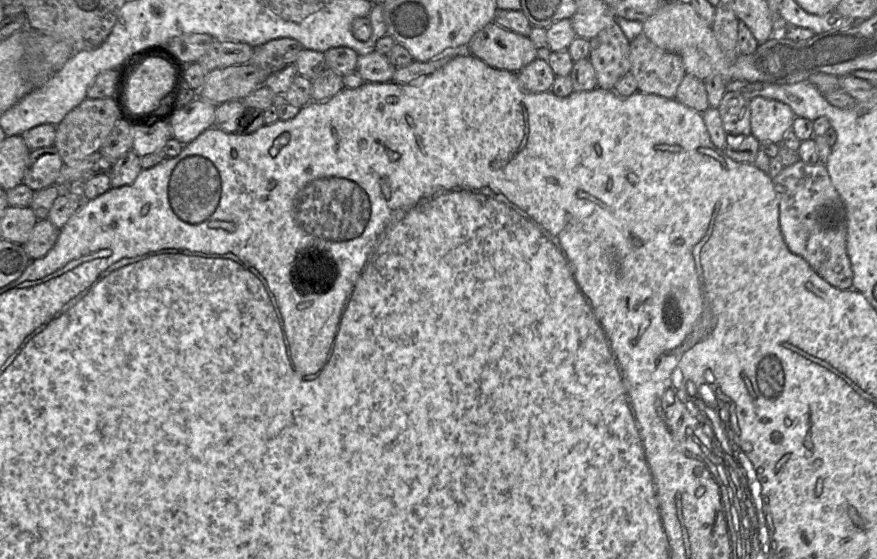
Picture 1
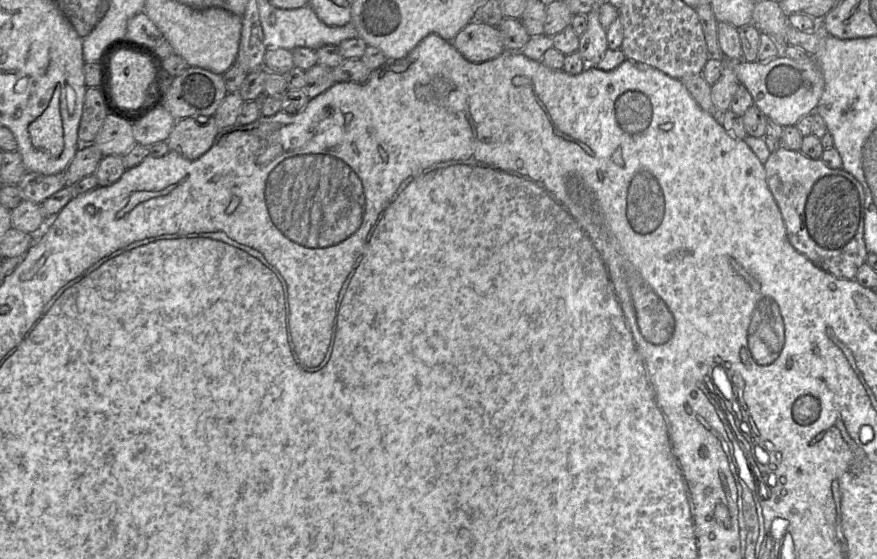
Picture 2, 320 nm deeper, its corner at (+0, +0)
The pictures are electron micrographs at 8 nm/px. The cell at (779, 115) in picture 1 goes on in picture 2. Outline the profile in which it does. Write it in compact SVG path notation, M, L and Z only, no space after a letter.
M782 55L766 62L741 60L734 63L734 71L740 84L751 94L754 105L782 127L795 126L800 118L814 113L824 91L824 78L813 56L802 60Z

